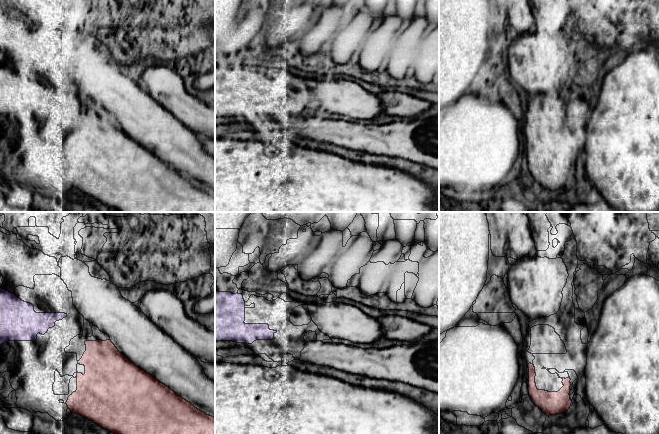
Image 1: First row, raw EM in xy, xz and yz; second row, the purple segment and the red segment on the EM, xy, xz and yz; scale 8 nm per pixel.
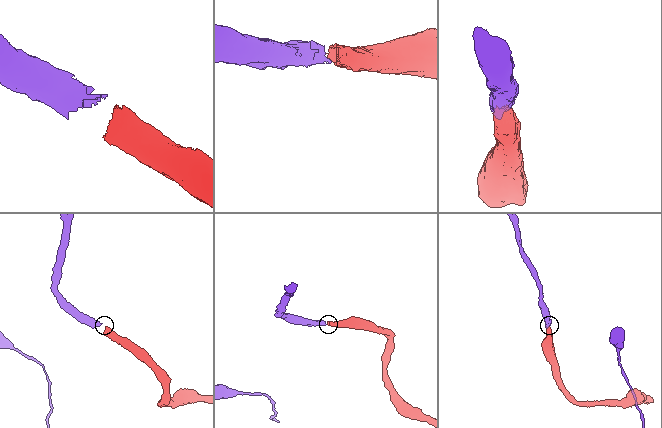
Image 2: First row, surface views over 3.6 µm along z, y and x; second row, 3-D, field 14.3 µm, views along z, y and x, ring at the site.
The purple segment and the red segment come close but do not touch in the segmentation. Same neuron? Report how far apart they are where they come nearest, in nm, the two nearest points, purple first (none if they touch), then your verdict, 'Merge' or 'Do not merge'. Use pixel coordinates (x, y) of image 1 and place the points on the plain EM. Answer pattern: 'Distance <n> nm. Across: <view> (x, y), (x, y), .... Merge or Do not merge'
Distance 260 nm. Across: xy (66, 92), (85, 117). Merge

